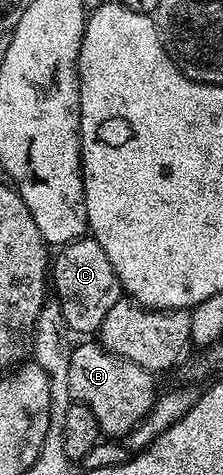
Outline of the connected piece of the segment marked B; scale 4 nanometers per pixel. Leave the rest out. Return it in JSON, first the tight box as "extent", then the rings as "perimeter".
{"extent":[68,341,158,437],"perimeter":[[[80,341],[70,353],[68,388],[73,403],[88,406],[97,418],[101,432],[108,437],[123,437],[132,432],[152,412],[158,398],[153,372],[118,357],[96,341]]]}

